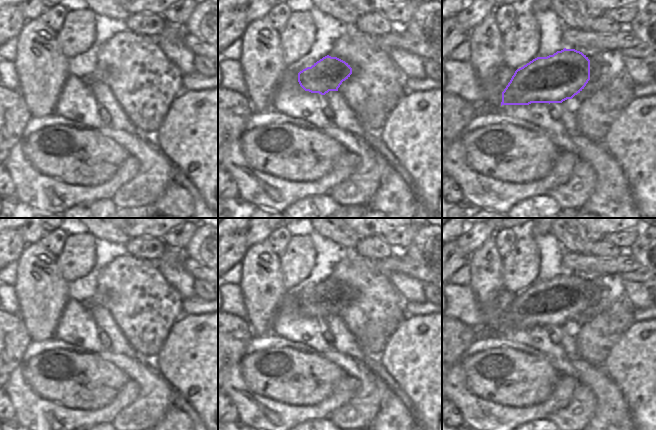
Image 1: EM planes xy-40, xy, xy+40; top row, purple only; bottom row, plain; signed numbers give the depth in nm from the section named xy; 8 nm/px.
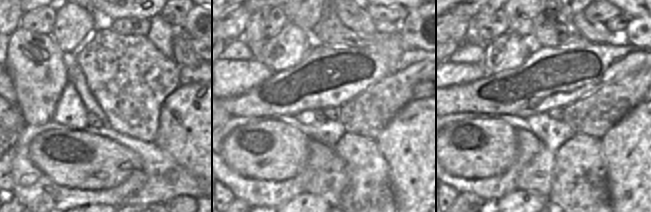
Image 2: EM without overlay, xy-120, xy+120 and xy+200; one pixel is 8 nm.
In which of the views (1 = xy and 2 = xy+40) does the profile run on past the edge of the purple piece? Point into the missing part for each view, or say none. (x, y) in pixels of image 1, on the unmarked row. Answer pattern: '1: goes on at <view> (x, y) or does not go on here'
1: does not go on here
2: does not go on here

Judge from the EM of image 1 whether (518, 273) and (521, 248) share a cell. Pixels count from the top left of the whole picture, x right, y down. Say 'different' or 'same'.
same

